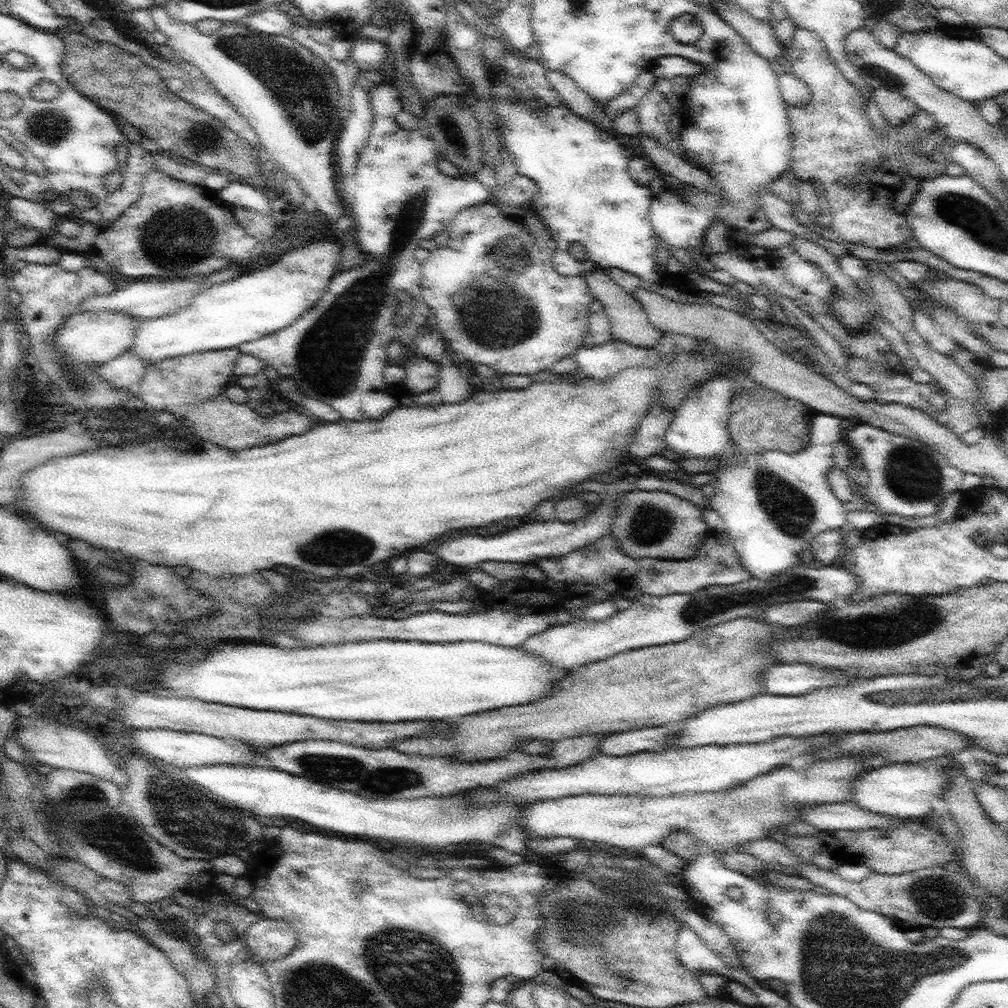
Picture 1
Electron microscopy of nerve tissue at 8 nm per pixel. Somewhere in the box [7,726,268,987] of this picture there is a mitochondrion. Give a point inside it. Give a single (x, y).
(149, 864)

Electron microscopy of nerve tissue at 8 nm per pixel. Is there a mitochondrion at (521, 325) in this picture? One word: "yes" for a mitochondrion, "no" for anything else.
yes

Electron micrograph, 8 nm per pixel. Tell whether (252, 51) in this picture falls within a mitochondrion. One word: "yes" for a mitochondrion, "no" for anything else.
yes

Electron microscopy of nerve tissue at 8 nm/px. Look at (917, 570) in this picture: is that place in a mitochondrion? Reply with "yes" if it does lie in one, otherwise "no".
no

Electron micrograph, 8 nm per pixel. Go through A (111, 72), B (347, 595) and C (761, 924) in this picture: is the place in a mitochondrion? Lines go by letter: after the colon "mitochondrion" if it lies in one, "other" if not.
A: other
B: other
C: other

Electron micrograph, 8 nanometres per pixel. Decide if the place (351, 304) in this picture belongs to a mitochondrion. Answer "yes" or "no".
yes

